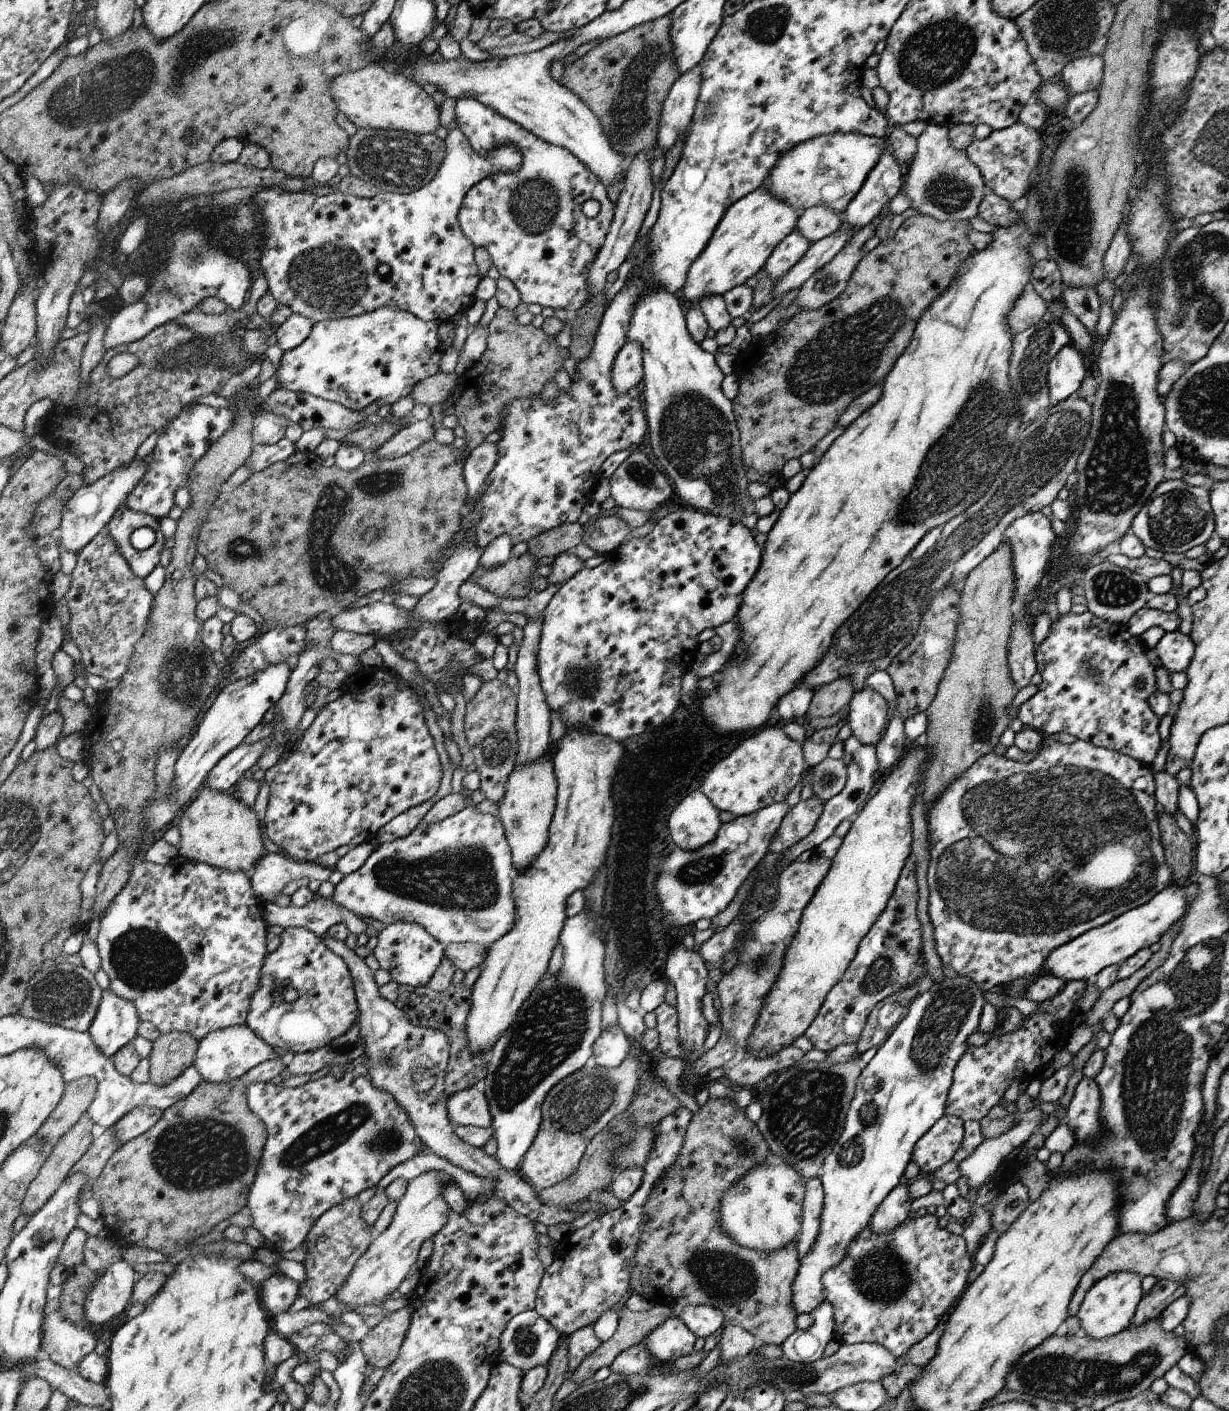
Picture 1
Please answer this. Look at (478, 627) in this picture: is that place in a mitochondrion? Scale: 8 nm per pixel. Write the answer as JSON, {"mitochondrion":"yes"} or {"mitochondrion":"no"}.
{"mitochondrion":"no"}

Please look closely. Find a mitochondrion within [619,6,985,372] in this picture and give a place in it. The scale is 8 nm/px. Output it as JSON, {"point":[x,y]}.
{"point":[930,56]}

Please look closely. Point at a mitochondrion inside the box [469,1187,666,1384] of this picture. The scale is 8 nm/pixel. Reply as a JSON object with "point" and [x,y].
{"point":[525,1340]}

